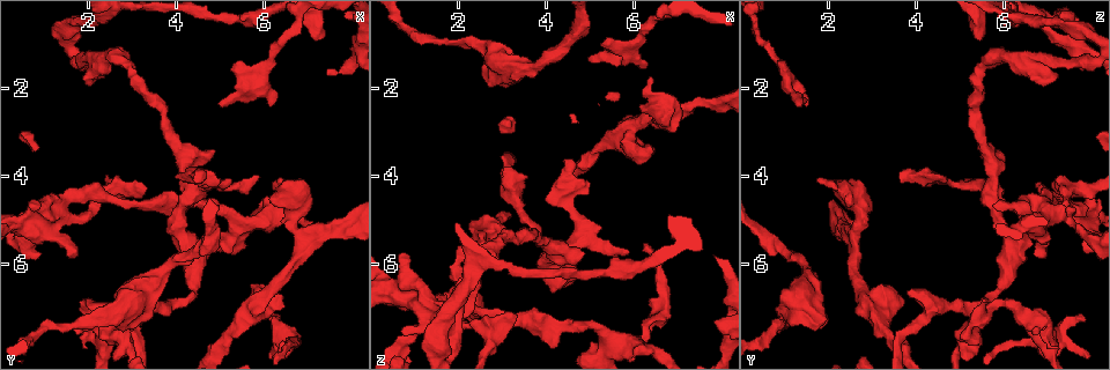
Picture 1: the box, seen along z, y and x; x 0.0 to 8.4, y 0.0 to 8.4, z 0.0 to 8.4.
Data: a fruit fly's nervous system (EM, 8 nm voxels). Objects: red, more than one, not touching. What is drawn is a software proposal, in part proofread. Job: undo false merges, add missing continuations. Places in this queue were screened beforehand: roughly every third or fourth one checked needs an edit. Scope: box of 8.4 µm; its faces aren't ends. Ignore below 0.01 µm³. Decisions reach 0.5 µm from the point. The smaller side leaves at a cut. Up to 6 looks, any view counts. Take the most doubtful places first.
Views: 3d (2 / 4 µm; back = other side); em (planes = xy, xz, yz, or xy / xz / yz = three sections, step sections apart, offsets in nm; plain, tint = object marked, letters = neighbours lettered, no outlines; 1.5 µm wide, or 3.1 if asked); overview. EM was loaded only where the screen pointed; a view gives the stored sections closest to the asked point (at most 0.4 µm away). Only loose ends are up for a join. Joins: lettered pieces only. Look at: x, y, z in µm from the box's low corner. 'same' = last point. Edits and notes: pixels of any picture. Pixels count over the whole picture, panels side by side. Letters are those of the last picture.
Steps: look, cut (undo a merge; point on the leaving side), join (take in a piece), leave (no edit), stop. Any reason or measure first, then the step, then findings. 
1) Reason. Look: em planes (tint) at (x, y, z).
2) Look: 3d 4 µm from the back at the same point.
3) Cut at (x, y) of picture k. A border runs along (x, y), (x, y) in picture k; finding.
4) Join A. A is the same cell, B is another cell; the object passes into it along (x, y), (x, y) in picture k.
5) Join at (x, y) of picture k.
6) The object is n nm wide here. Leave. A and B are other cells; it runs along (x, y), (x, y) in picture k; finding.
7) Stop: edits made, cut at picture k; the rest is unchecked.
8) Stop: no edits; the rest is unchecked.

An open end. Look: em xz step 8 (letters) at (1.70, 7.50, 6.80).

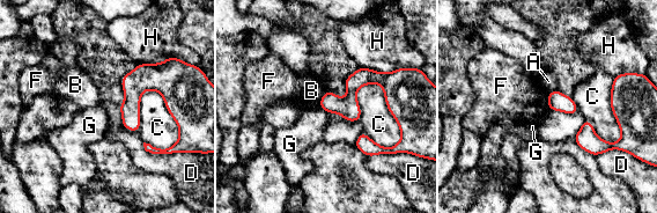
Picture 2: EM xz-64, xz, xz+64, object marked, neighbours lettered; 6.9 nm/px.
Look: em planes (letters) at the same point.

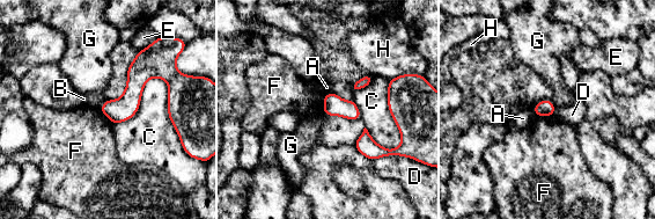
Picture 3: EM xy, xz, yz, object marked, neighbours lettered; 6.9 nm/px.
Leave. A, B, C, D, E, F, G and H are other cells; a border runs along (326, 115), (360, 118) in picture 3; no lettered piece goes on from it.

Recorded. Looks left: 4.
Look: 3d 2 µm at (0.75, 4.80, 7.60).

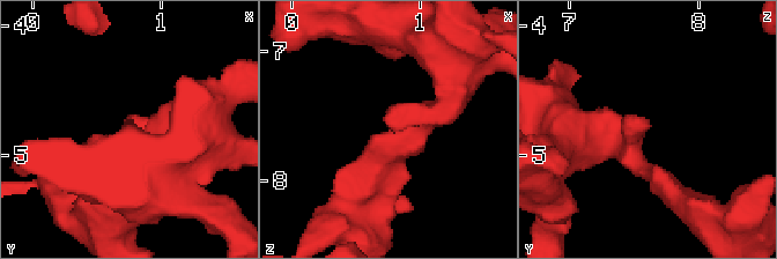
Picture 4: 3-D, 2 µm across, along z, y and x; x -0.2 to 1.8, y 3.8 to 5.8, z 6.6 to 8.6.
Look: em planes (letters) at (0.76, 4.72, 7.56).

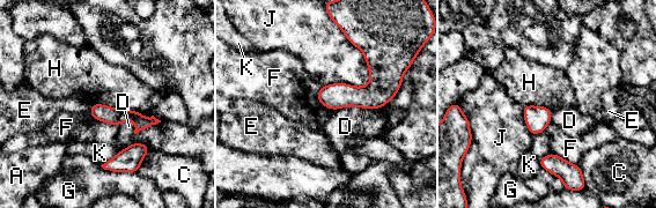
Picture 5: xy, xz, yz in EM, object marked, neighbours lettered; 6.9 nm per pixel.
Leave. A, C, D, E, F, G, H, J and K are other cells; no lettered piece goes on from it.

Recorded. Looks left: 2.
Branch stops here. Look: 3d 4 µm at (6.20, 7.25, 7.85).

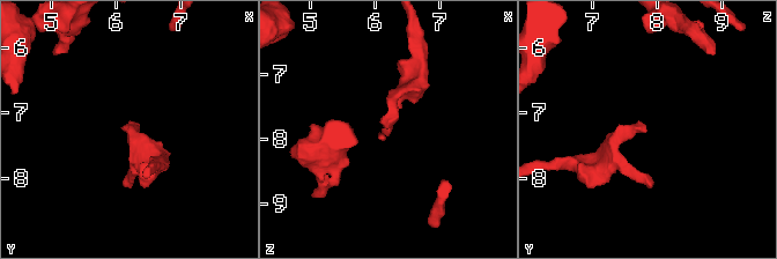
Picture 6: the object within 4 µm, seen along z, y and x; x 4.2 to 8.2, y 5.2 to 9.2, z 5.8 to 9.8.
Shape alone is not enough. Look: em planes (letters) at (6.20, 7.30, 7.85).

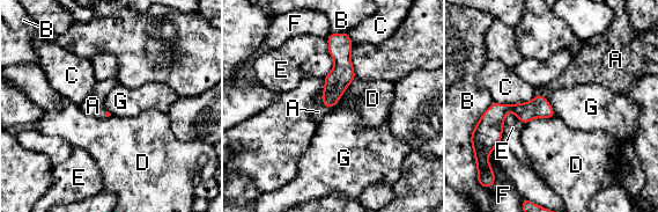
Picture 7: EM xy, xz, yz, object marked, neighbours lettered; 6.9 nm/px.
Join A. A is the same cell, B, C, D, E, F and G are other cells; the object passes into it along (337, 81), (325, 106), (318, 111) in picture 7; the neuron continues.

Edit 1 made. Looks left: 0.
Stop: edits made, join at picture 7; the rest is unchecked.

